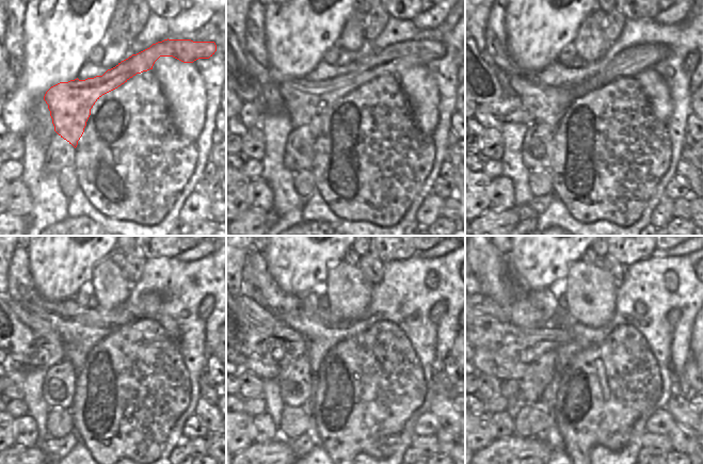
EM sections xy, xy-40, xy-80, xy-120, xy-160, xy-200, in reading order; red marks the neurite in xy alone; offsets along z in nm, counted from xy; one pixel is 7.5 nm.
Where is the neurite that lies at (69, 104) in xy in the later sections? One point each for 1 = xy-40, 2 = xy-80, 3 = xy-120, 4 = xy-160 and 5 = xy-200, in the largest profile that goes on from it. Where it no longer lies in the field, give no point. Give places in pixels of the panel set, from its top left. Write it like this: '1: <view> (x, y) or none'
1: xy-40 (306, 102)
2: xy-80 (547, 105)
3: xy-120 (27, 318)
4: xy-160 (257, 315)
5: xy-200 (486, 305)

